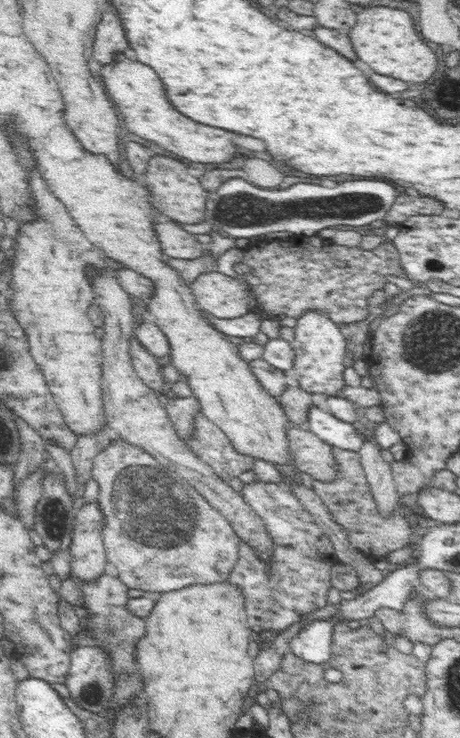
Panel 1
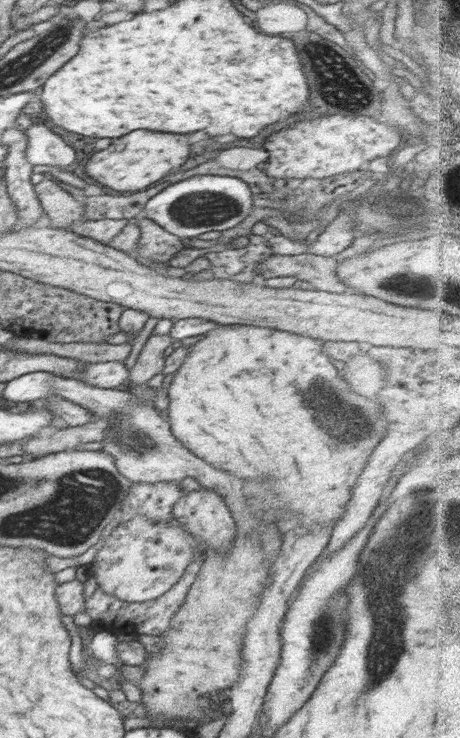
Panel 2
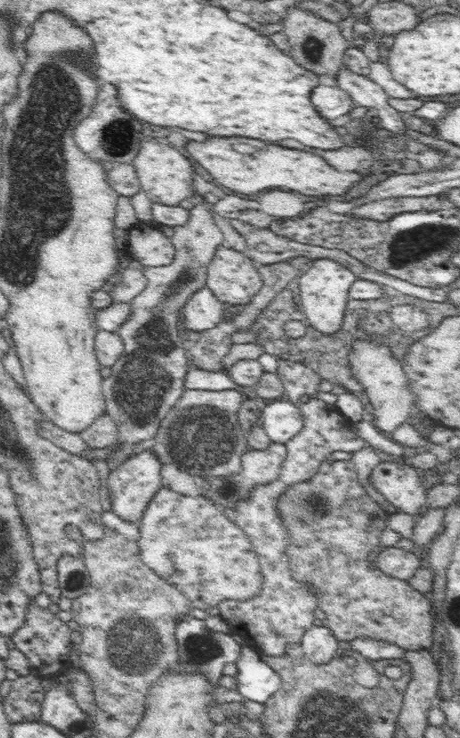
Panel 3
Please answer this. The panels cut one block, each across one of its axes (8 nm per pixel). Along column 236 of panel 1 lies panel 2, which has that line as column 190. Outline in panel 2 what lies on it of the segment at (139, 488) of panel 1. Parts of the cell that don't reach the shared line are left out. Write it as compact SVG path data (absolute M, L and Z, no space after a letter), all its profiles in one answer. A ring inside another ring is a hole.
M144 515L134 516L132 520L120 523L120 528L115 528L106 538L102 550L98 551L90 564L89 578L95 575L98 589L128 603L144 603L160 598L181 579L184 570L193 559L194 550L200 551L203 548L203 544L195 536L186 532L187 530L178 522L178 519L173 517L167 522L159 522L159 520L146 520Z

